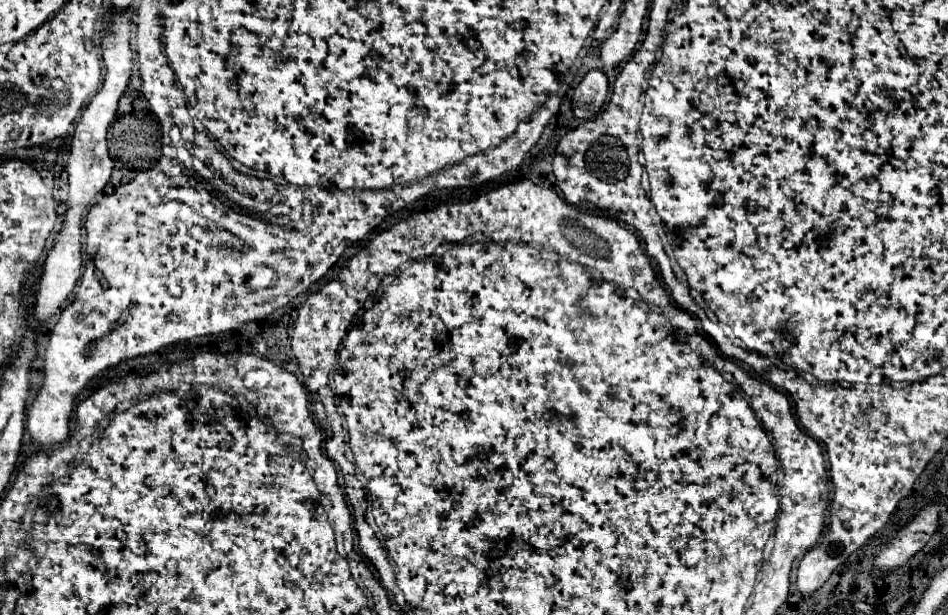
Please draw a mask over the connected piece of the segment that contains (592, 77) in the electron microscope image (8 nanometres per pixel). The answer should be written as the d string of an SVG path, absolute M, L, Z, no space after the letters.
M590 70L580 86L576 88L576 94L574 94L574 100L572 100L572 110L574 110L574 116L578 118L584 118L584 120L590 120L590 118L596 118L598 112L602 110L604 102L606 102L606 96L608 96L608 76L604 70Z

